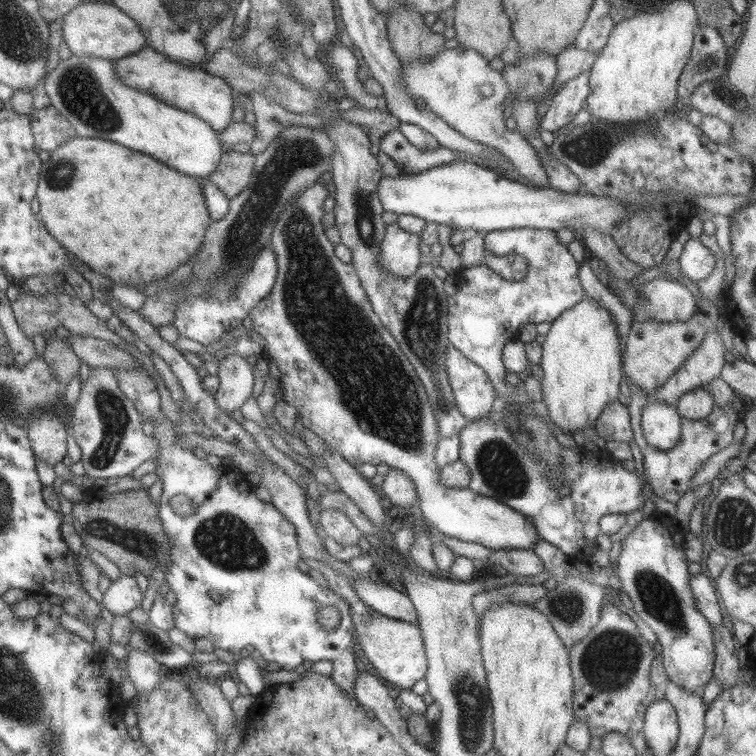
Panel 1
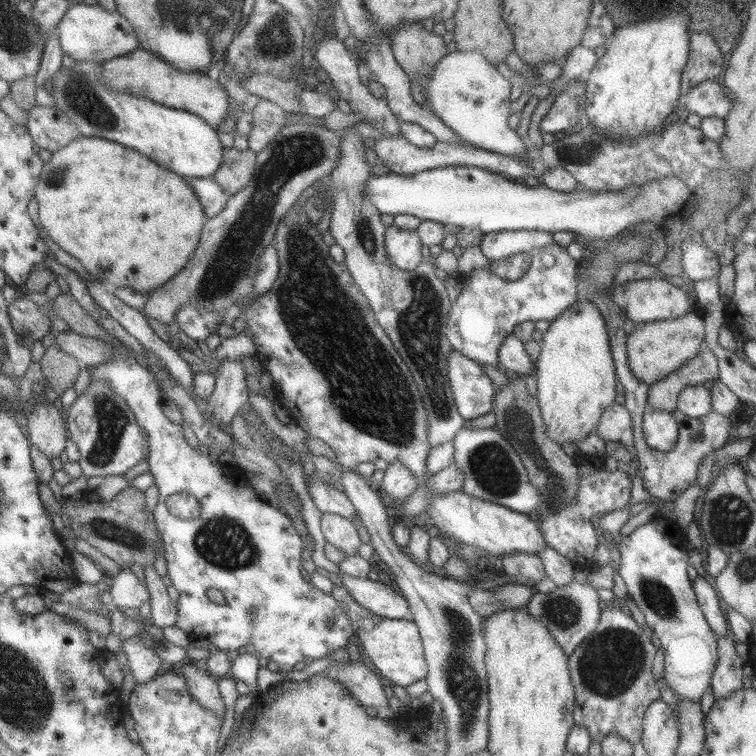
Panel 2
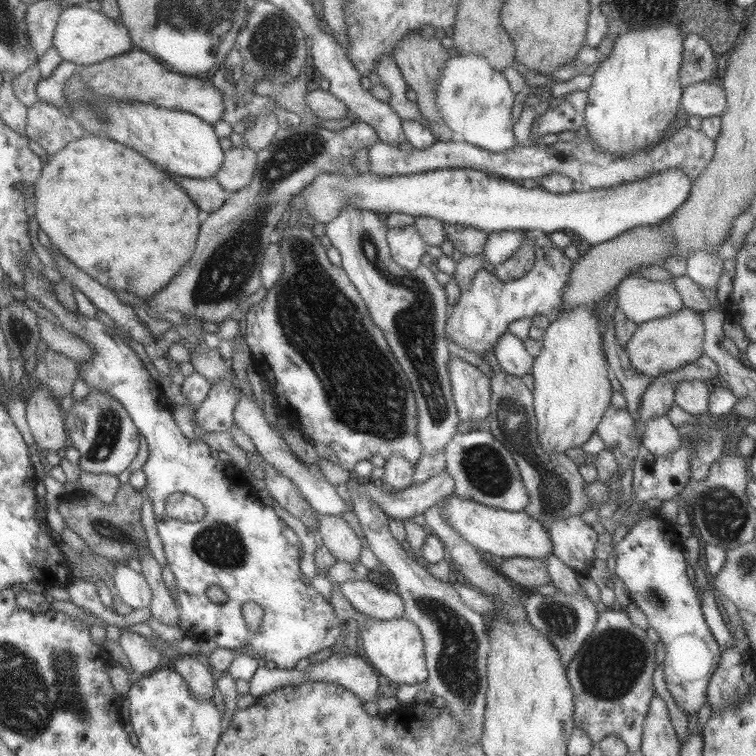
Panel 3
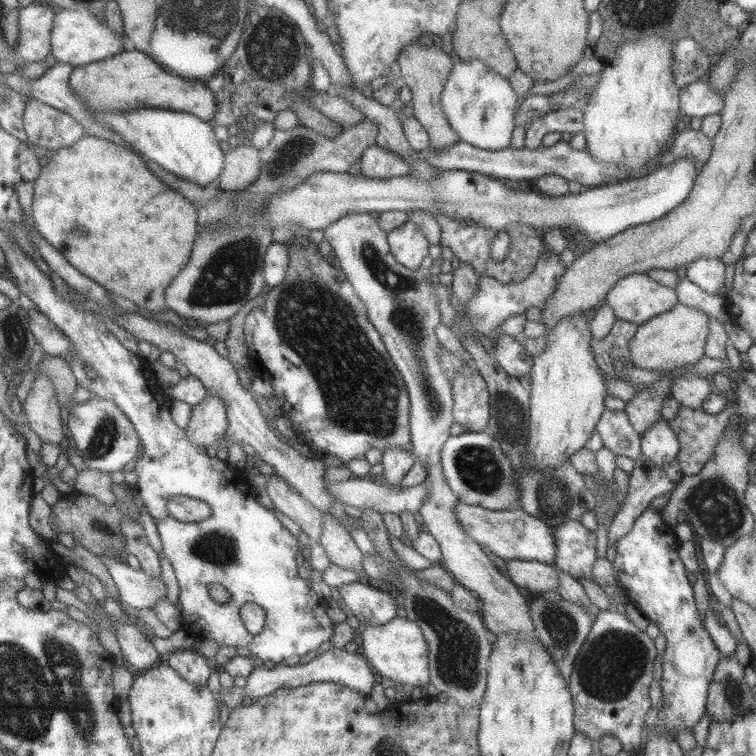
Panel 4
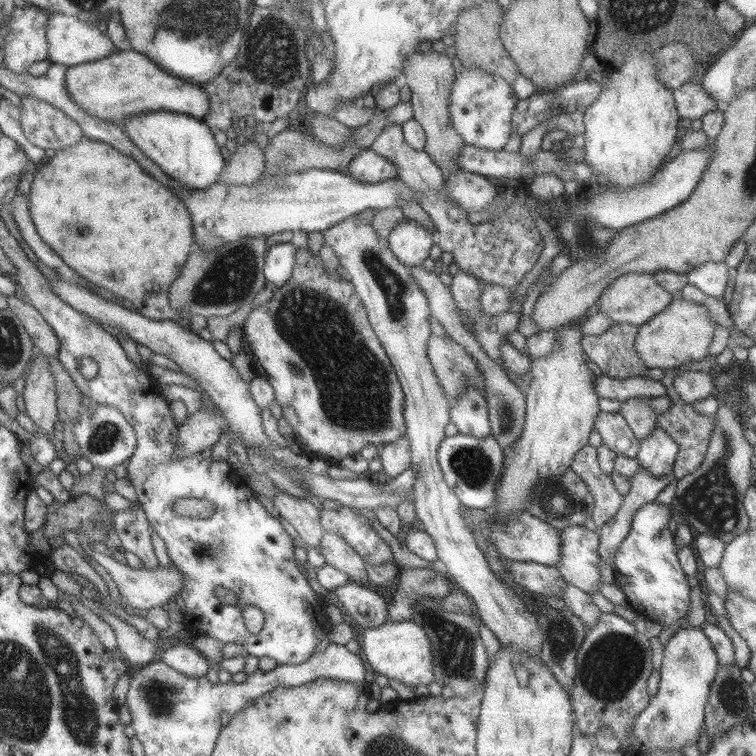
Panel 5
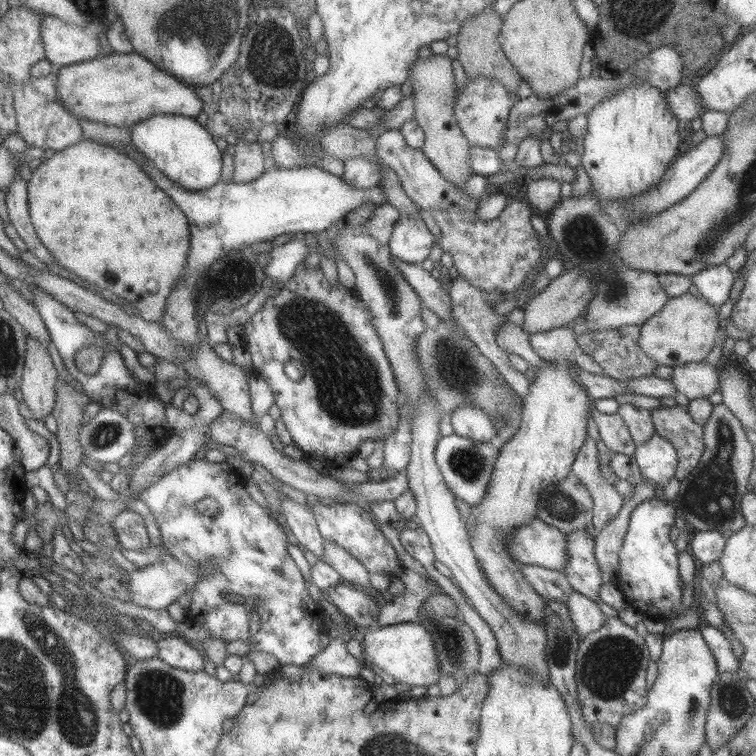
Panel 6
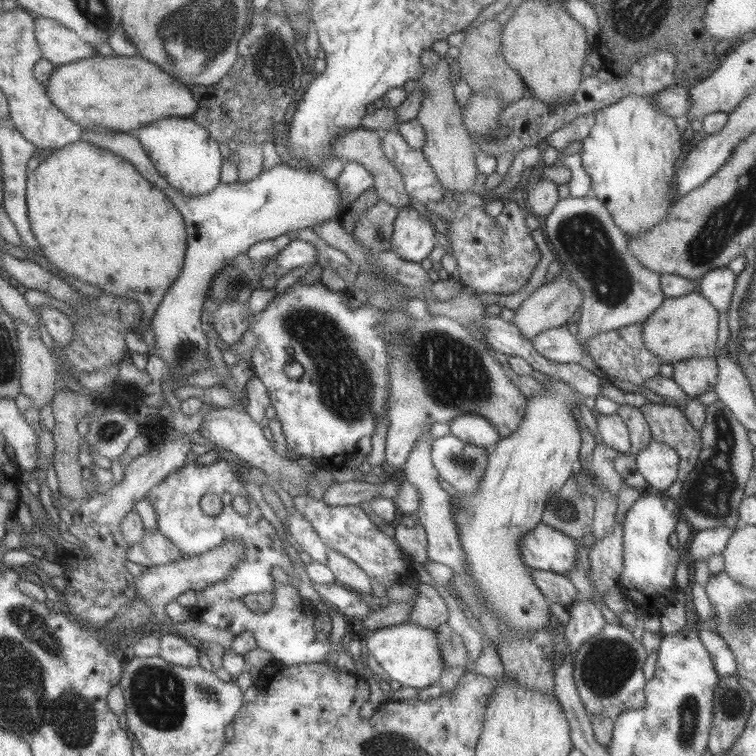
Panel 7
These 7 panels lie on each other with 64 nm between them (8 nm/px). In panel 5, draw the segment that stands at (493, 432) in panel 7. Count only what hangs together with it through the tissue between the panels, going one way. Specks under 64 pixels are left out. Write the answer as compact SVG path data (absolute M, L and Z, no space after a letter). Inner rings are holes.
M468 385L449 409L450 422L455 425L459 434L475 438L489 436L491 429L487 407L485 395Z

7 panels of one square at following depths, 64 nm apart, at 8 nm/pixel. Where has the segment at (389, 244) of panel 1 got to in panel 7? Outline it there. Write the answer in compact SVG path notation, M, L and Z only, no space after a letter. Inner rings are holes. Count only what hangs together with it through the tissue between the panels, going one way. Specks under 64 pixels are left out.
M412 207L398 209L394 218L391 249L408 262L421 263L437 244L435 232L427 219Z

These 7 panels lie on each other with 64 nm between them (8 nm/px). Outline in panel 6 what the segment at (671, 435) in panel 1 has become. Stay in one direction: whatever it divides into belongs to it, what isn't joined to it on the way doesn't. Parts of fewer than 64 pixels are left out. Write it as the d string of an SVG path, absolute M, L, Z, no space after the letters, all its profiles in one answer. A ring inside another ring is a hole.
M654 434L647 442L635 447L633 460L636 461L642 478L660 488L674 477L679 467L676 450L669 441Z

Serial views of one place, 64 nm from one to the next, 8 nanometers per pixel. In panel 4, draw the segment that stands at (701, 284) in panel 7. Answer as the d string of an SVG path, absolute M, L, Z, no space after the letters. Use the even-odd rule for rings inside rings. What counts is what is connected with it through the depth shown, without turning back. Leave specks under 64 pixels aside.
M701 258L687 265L681 273L706 294L717 295L724 283L724 270L721 259Z

